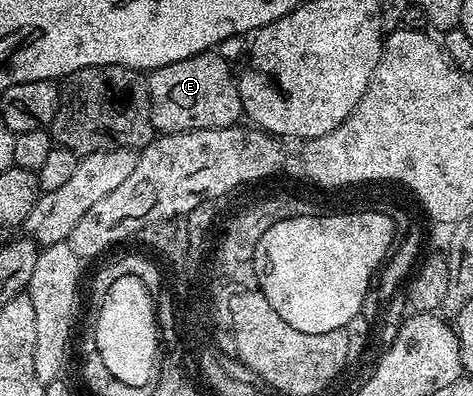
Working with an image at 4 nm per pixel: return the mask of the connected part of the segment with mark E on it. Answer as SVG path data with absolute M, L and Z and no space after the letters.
M212 50L154 69L146 77L146 81L147 93L151 99L151 121L156 133L191 132L194 128L227 128L238 125L243 116L243 107L237 76L234 71L231 73L231 68L229 61Z

